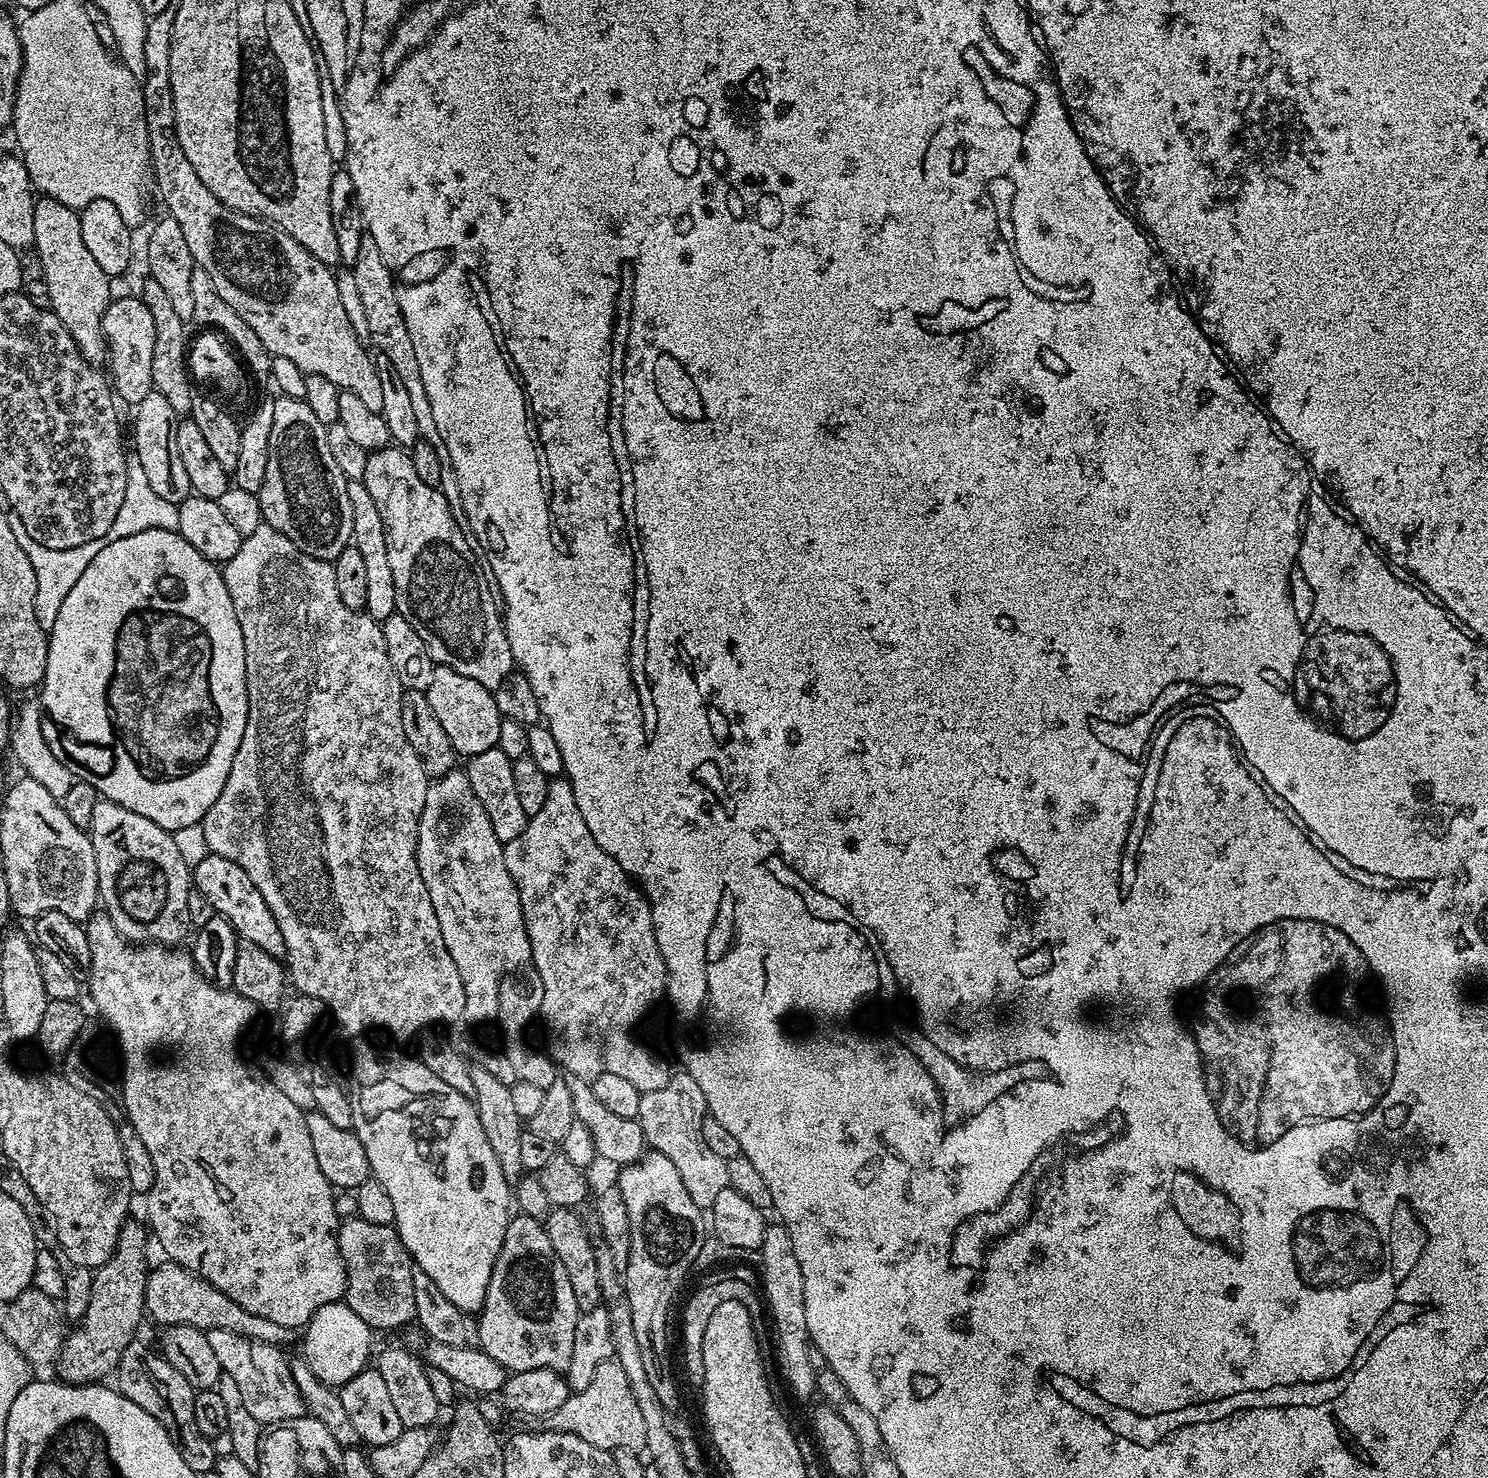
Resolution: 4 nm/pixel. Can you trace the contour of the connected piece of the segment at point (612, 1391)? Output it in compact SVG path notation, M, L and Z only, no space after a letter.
M604 1360L602 1366L594 1373L590 1386L586 1390L572 1392L558 1410L547 1417L547 1427L554 1432L569 1432L590 1446L615 1450L618 1448L644 1448L646 1442L646 1421L642 1418L642 1410L638 1408L638 1398L634 1398L634 1390L630 1390L630 1378L626 1378L626 1370L617 1360Z

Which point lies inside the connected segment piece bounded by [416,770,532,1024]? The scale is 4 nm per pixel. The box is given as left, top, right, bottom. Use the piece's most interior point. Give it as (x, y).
(460, 859)

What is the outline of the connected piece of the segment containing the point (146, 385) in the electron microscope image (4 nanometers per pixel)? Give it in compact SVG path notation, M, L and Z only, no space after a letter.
M136 294L117 300L109 300L108 309L102 320L102 330L106 345L106 368L110 373L110 387L113 393L123 403L125 400L129 406L140 404L142 398L146 398L146 394L150 394L154 390L152 387L152 379L154 378L154 317L150 315L150 306L146 306L146 302Z

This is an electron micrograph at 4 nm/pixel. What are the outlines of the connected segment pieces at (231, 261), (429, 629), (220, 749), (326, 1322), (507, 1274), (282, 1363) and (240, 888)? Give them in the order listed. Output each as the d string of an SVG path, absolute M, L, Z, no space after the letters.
M171 15L153 16L148 20L146 74L142 81L144 117L150 172L168 207L165 208L167 215L182 226L182 234L186 234L197 268L210 274L214 290L246 318L246 326L262 338L262 346L266 346L268 352L290 358L290 362L306 374L313 372L330 378L334 386L358 394L366 410L380 413L382 381L378 378L376 362L371 355L368 357L369 349L356 336L346 318L333 269L318 262L310 250L294 242L290 234L276 225L259 216L235 212L218 202L218 198L202 186L202 178L194 174L194 166L190 166L186 154L182 154L174 126L174 94L170 90L168 47L171 37Z
M399 446L369 452L363 482L386 526L386 555L390 557L390 570L394 573L397 613L418 630L418 638L426 642L432 661L458 670L458 674L466 674L466 678L474 678L474 682L482 682L482 686L495 690L502 678L514 670L514 661L493 585L478 559L477 549L476 552L472 549L469 533L458 526L439 488L426 486L426 482L418 478L411 455Z
M142 530L142 534L130 534L126 538L108 540L102 546L102 550L98 550L98 554L94 554L94 562L90 562L90 566L86 566L86 571L82 573L82 578L78 578L78 582L70 590L70 594L66 594L66 602L62 602L62 610L58 610L58 622L54 622L48 637L46 674L39 692L38 700L43 707L42 734L45 735L46 743L54 752L55 758L58 758L63 766L69 768L76 780L84 780L90 786L94 786L96 793L103 799L126 806L126 810L134 810L134 814L142 814L142 818L150 818L150 822L162 826L167 832L177 832L182 830L182 826L194 826L201 823L205 814L210 810L210 806L214 806L218 794L222 794L222 786L226 786L226 778L230 774L234 754L238 754L238 746L242 742L242 734L246 730L246 718L248 717L246 650L242 638L242 626L238 626L238 614L234 614L234 602L230 598L230 590L226 590L223 571L211 560L206 559L202 554L198 554L198 550L194 550L194 546L190 546L190 542L186 542L186 538L182 538L177 531Z
M337 1302L322 1306L322 1310L318 1310L309 1318L302 1335L304 1335L302 1359L313 1374L332 1389L338 1390L346 1382L350 1382L354 1374L369 1367L370 1357L373 1355L373 1329L369 1328L366 1322L362 1322L362 1318L358 1318L358 1314L354 1314L354 1310L350 1310L346 1303Z
M513 1215L506 1226L506 1238L492 1271L484 1306L478 1313L480 1321L474 1324L475 1335L476 1332L480 1335L480 1349L509 1373L543 1368L563 1373L570 1366L570 1354L574 1354L574 1330L581 1315L578 1302L574 1302L570 1277L566 1275L558 1254L554 1254L554 1246L550 1246L547 1227L529 1216Z
M211 1327L207 1329L207 1334L221 1373L234 1378L242 1394L242 1406L254 1414L261 1426L275 1426L305 1415L304 1400L295 1385L292 1365L289 1357L284 1357L283 1347L261 1340L247 1340L242 1334L234 1334L234 1330L225 1328Z
M209 854L194 866L195 891L206 894L210 906L214 906L217 916L224 916L232 924L237 937L246 942L254 942L254 946L266 950L266 954L277 958L287 957L286 938L282 938L282 930L278 930L278 922L274 914L270 914L270 906L266 906L266 898L250 882L250 874L238 866L238 862L230 862L230 858Z

